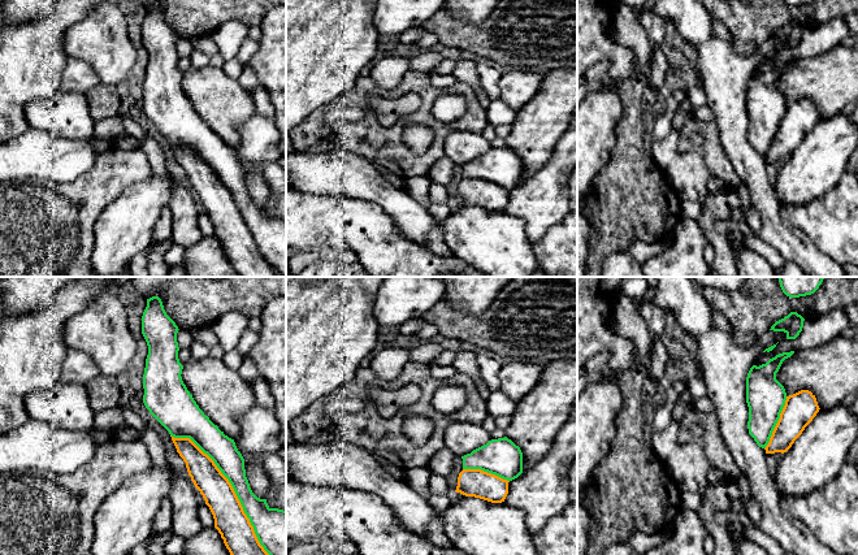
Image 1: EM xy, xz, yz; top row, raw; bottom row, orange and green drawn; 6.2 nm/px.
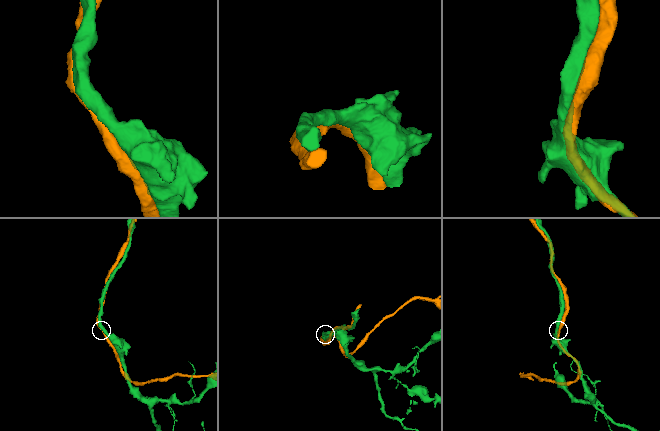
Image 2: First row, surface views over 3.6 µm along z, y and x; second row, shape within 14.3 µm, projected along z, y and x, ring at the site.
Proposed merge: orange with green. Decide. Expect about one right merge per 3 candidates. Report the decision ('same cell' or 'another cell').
same cell

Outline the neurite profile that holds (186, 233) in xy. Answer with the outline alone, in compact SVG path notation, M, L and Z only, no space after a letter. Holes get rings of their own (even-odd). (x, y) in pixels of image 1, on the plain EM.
M174 177L168 208L173 213L173 234L169 243L176 243L185 250L191 248L203 235L198 225L198 208L195 194Z

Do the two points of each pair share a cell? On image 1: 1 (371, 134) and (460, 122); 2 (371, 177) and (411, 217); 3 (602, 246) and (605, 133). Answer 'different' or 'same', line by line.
1: same
2: same
3: different

